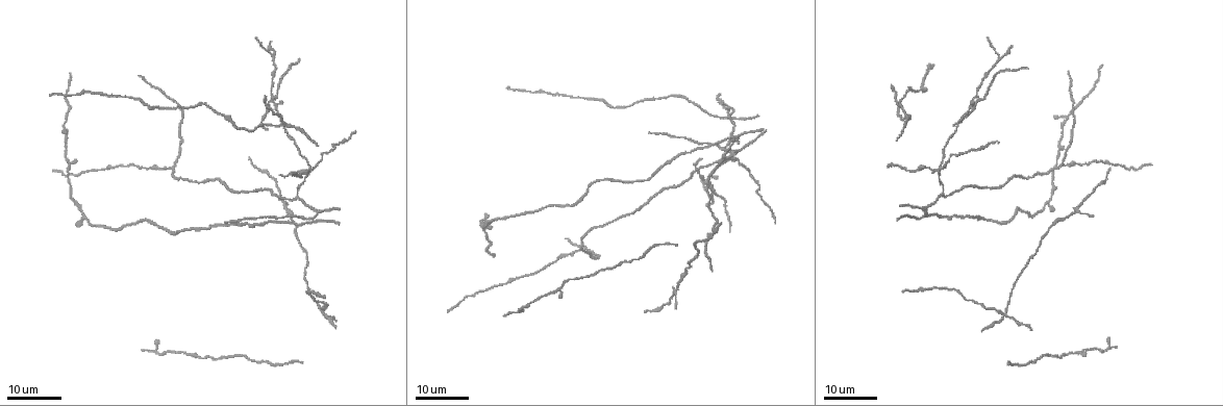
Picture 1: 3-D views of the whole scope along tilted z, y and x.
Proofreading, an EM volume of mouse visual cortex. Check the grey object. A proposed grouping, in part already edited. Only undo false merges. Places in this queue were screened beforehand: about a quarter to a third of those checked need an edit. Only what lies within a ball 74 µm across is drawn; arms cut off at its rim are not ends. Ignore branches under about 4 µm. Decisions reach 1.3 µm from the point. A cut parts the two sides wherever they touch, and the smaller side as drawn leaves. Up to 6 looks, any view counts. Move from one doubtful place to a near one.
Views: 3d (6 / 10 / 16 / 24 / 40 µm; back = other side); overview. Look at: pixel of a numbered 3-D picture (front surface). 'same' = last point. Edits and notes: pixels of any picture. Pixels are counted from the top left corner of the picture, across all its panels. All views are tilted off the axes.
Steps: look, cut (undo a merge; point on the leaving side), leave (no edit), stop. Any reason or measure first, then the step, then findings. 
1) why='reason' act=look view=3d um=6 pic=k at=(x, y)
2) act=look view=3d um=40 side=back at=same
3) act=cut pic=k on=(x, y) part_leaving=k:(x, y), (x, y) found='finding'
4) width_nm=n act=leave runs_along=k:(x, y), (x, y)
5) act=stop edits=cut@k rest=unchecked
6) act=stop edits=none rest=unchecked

why='three-way junction' act=look view=3d um=16 pic=1 at=(708, 146)

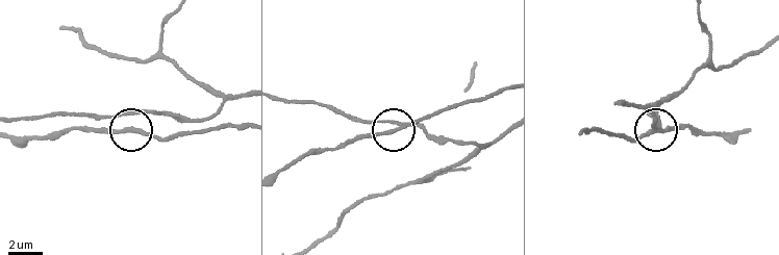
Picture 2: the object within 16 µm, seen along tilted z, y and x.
act=look view=3d um=6 pic=2 at=(132, 130)

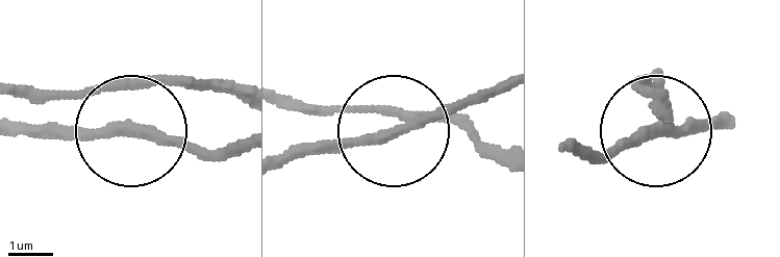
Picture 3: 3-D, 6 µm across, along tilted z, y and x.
act=leave runs_along=3:(208, 91), (140, 84), (120, 127), (29, 123) found='all the same cell'

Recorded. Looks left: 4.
why='four-way junction' act=look view=3d um=16 pic=1 at=(977, 96)

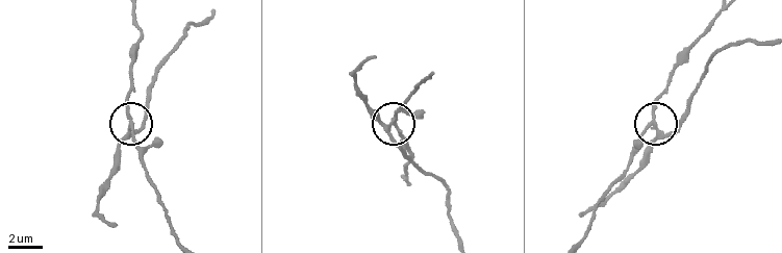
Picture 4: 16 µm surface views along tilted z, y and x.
why='closer look' act=look view=3d um=6 pic=4 at=(391, 125)

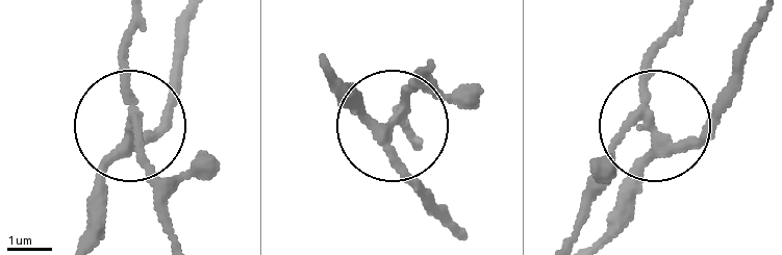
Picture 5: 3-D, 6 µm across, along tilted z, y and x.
arms=4 act=cut pic=5 on=(103, 180) part_leaving=5:(400, 119), (401, 172), (450, 223) found='two cells meet here'

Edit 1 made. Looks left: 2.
act=stop edits=cut@5 rest=unchecked

